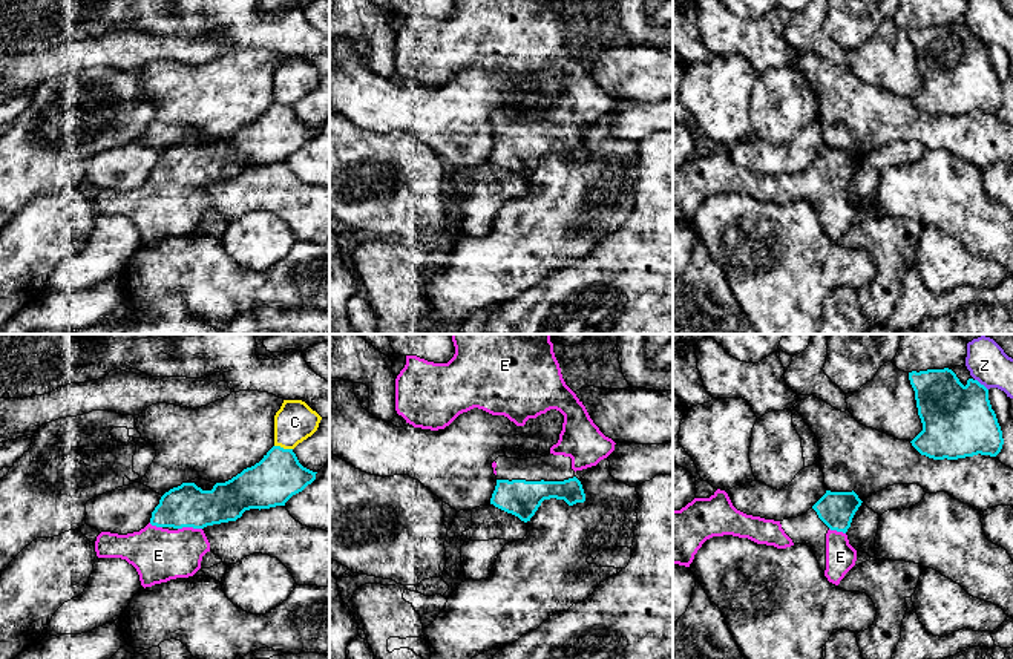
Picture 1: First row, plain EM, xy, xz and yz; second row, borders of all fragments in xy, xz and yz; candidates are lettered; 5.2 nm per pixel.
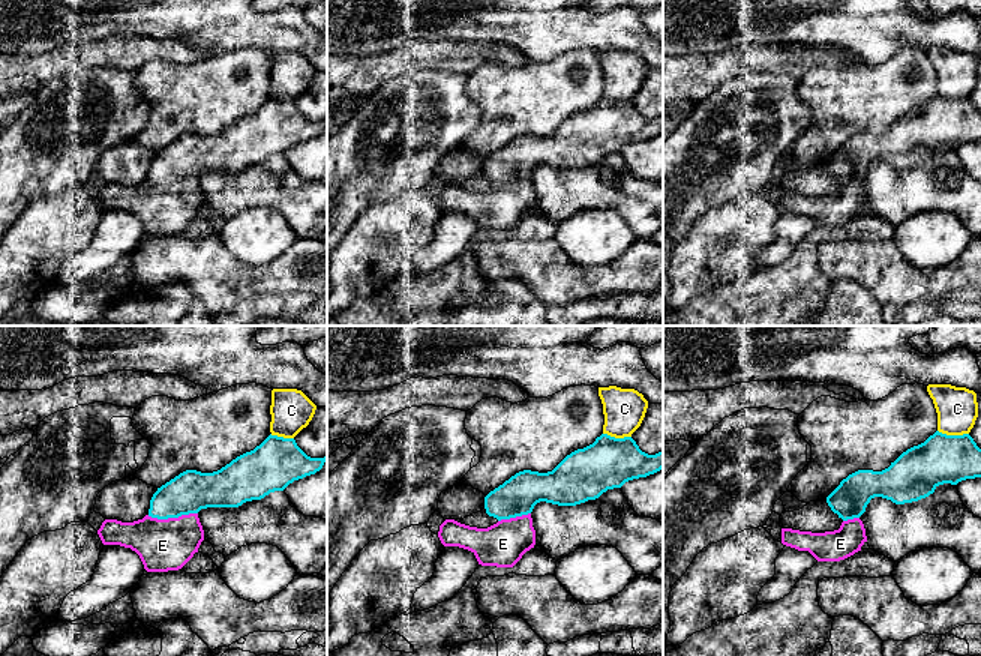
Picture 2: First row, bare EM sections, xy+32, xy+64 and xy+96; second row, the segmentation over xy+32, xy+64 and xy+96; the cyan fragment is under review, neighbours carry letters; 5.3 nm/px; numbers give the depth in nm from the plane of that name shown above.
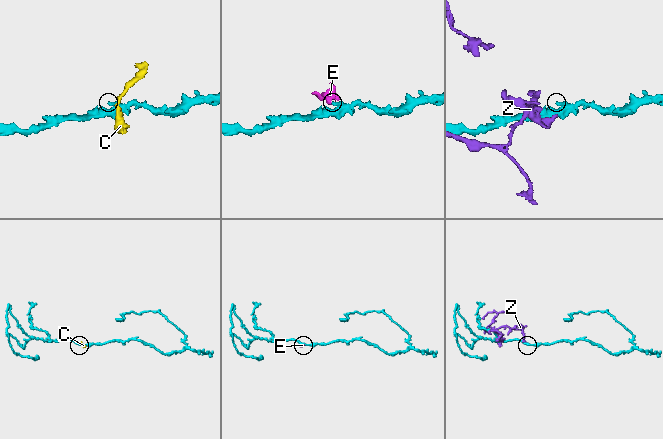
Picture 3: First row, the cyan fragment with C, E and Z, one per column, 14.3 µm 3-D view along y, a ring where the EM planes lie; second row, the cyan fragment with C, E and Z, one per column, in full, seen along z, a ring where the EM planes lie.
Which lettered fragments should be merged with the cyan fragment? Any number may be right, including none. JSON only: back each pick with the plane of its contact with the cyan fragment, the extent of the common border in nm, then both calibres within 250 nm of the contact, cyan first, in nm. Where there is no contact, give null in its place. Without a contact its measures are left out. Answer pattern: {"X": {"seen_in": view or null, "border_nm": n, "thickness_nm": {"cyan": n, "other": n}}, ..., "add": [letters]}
{"E": {"seen_in": "xy", "border_nm": 130, "thickness_nm": {"cyan": 220, "other": 280}}, "add": ["E"]}

